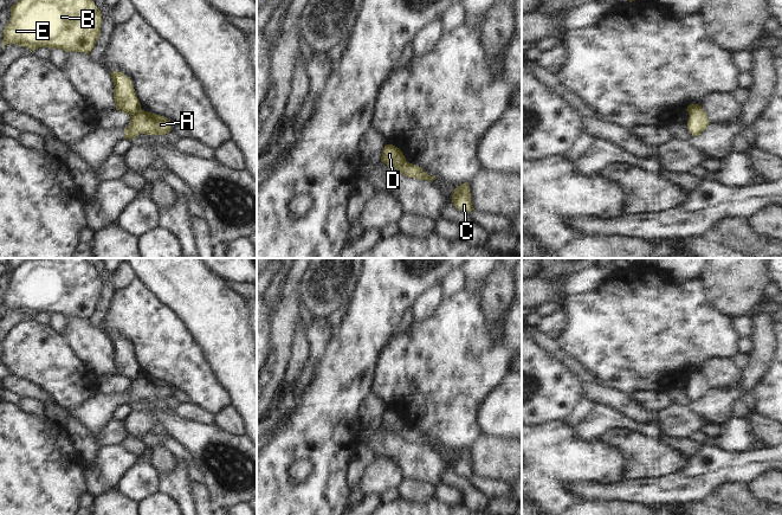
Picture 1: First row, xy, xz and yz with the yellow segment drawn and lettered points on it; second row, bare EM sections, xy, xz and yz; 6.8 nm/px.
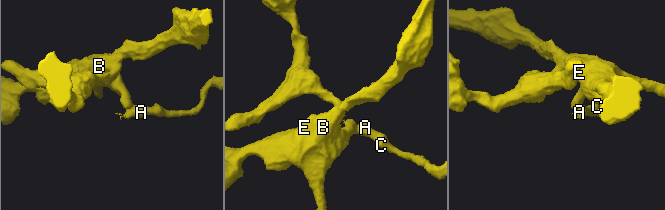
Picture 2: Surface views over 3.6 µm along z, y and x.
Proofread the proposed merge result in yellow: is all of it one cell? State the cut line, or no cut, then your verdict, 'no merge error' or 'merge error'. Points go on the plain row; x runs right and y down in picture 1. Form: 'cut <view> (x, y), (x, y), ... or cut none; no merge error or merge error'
cut xy (140, 373), (130, 381); merge error

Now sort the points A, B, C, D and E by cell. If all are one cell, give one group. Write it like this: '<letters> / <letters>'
A C / B D E

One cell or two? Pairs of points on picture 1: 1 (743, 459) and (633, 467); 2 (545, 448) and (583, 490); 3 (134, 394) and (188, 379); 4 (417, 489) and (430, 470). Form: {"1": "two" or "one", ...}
{"1": "two", "2": "two", "3": "two", "4": "two"}

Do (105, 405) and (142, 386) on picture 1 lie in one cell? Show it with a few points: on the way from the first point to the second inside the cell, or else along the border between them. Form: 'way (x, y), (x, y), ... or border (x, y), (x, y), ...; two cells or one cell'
way (115, 400), (133, 396); one cell

